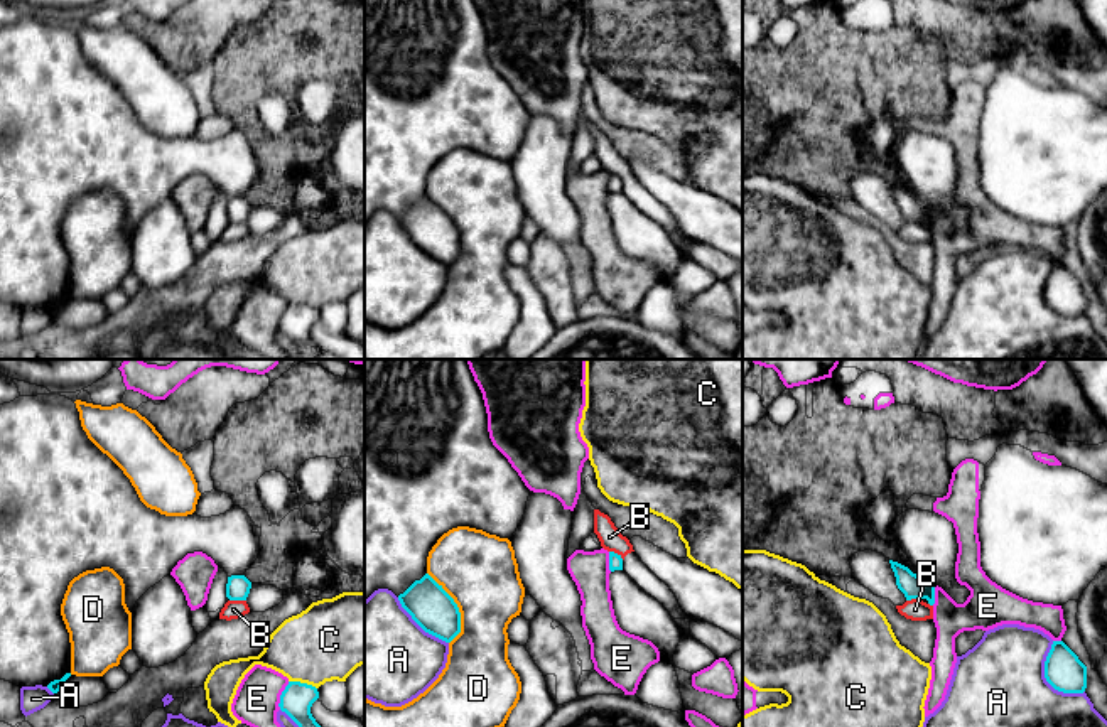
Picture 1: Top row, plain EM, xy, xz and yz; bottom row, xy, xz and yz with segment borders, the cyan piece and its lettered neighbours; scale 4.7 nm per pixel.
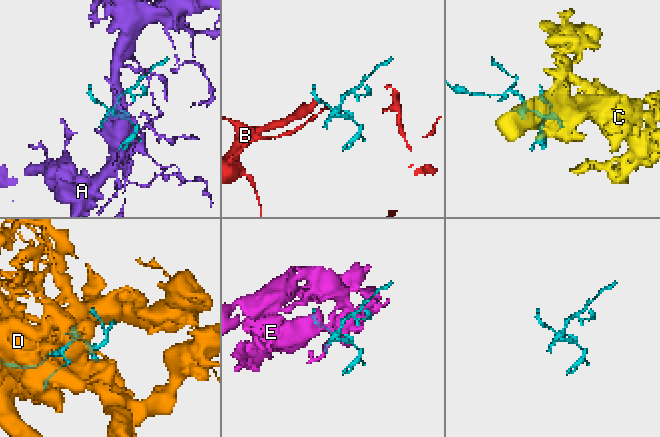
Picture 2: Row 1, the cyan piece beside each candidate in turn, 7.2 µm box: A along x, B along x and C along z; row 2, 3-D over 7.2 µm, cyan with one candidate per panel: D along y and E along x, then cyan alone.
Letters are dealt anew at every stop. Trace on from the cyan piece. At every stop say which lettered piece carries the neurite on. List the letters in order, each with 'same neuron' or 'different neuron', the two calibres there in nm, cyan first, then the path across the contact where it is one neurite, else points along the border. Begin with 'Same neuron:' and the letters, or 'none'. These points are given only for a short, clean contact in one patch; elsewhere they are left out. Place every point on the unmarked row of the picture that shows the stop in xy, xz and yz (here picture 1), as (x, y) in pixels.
Same neuron: none
A: different neuron; calibres 180 and 500 nm
B: different neuron; calibres 110 and 90 nm; border xy (230, 221), (245, 223)
C: different neuron; calibres 160 and 380 nm
D: different neuron; calibres 200 and 360 nm
E: different neuron; calibres 160 and 220 nm

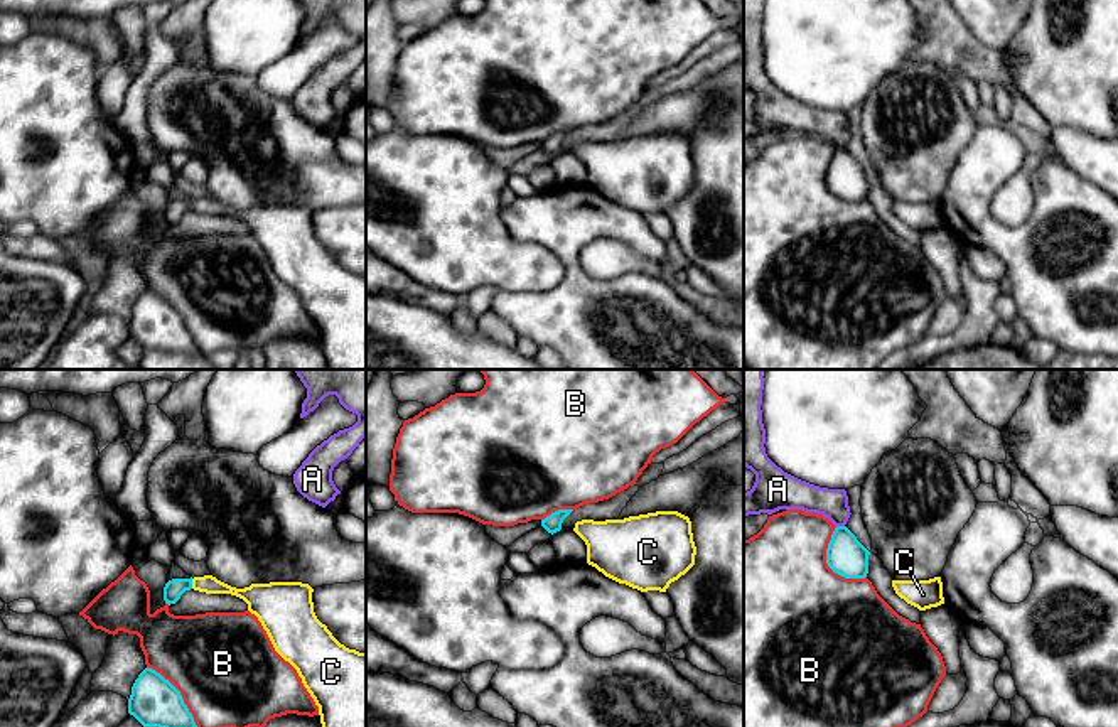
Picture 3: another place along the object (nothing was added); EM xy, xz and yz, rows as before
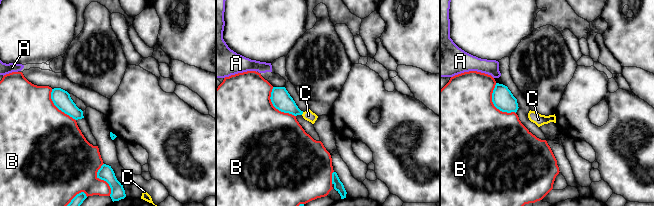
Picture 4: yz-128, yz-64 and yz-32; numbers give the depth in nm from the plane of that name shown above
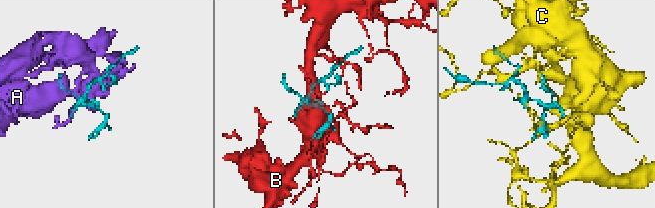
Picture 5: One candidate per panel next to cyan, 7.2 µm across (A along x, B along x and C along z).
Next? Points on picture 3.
Same neuron: C
A: different neuron; calibres 190 and 140 nm
B: different neuron; calibres 190 and 500 nm
C: same neuron; calibres 90 and 90 nm; way xy (172, 213), (182, 206), (191, 206), (208, 206)

